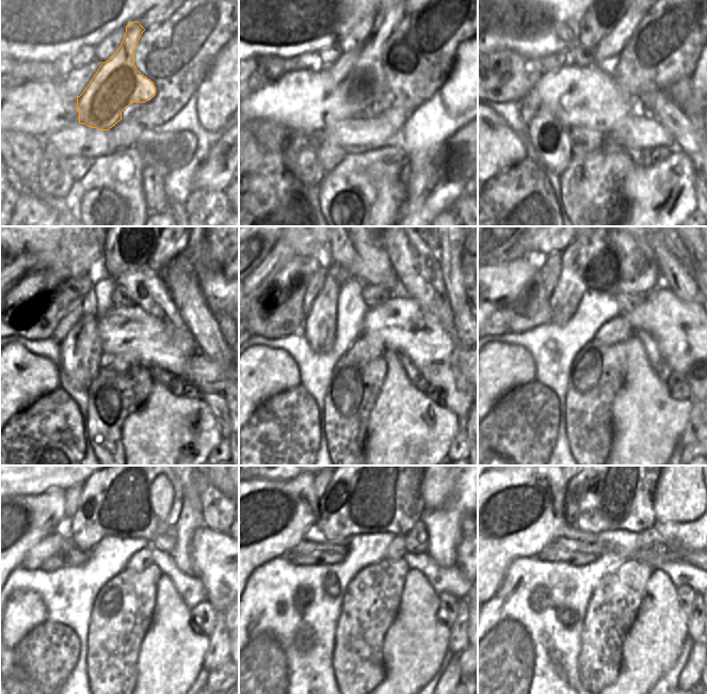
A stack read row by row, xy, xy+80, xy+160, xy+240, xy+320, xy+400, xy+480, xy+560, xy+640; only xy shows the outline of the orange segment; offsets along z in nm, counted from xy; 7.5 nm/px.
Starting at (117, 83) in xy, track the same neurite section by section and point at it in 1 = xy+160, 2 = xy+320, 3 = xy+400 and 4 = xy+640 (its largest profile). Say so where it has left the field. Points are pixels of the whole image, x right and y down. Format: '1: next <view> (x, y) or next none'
1: next xy+160 (628, 9)
2: next none
3: next none
4: next none

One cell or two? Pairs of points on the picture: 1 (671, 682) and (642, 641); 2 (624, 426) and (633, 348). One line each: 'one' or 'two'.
1: two
2: one

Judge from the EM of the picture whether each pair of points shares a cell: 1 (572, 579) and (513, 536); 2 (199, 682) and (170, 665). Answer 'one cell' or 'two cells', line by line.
1: two cells
2: two cells

